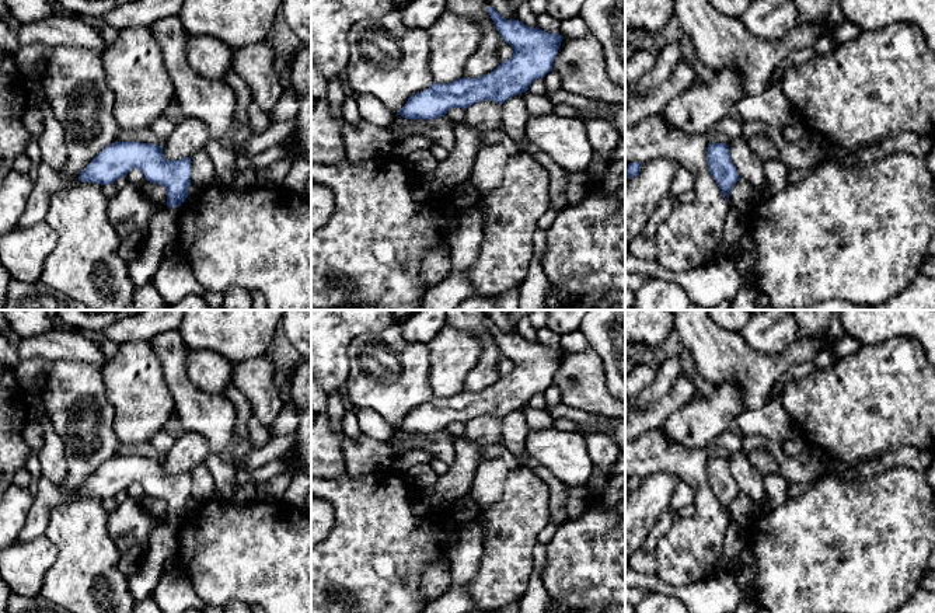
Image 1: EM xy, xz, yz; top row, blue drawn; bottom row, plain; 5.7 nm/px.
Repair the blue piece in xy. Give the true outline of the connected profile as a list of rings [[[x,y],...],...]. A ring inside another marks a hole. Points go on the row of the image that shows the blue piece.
[[[135,140],[115,142],[93,159],[80,173],[79,181],[114,184],[133,168],[139,168],[144,180],[167,189],[167,208],[151,217],[144,252],[126,264],[135,288],[142,288],[151,281],[167,255],[168,244],[178,238],[177,217],[188,198],[191,157],[165,160],[163,146]]]

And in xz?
[[[492,6],[486,10],[503,41],[513,48],[513,56],[478,79],[433,83],[428,90],[411,95],[397,115],[430,121],[444,116],[450,108],[465,109],[479,101],[503,104],[526,93],[534,80],[544,79],[552,70],[562,35],[527,27],[519,20],[506,20]]]

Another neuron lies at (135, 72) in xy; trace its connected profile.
[[[149,27],[122,29],[101,60],[107,84],[115,97],[114,118],[121,129],[150,128],[164,116],[175,93]]]

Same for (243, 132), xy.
[[[245,122],[233,133],[228,142],[230,151],[234,153],[240,146],[243,146],[250,135],[251,135],[251,125],[250,122]]]

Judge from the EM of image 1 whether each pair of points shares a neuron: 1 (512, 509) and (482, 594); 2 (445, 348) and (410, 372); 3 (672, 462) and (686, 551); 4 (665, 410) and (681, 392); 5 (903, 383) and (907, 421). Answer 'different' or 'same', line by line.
1: same
2: different
3: same
4: same
5: same

